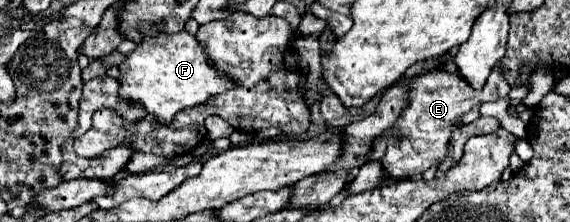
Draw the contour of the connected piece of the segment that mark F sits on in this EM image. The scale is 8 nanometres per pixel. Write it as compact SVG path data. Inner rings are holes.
M188 31L148 33L138 49L132 51L124 63L120 63L120 71L120 99L142 103L148 113L164 125L168 125L178 111L198 107L212 95L236 89L236 79L224 75L224 71L216 71L204 47Z

